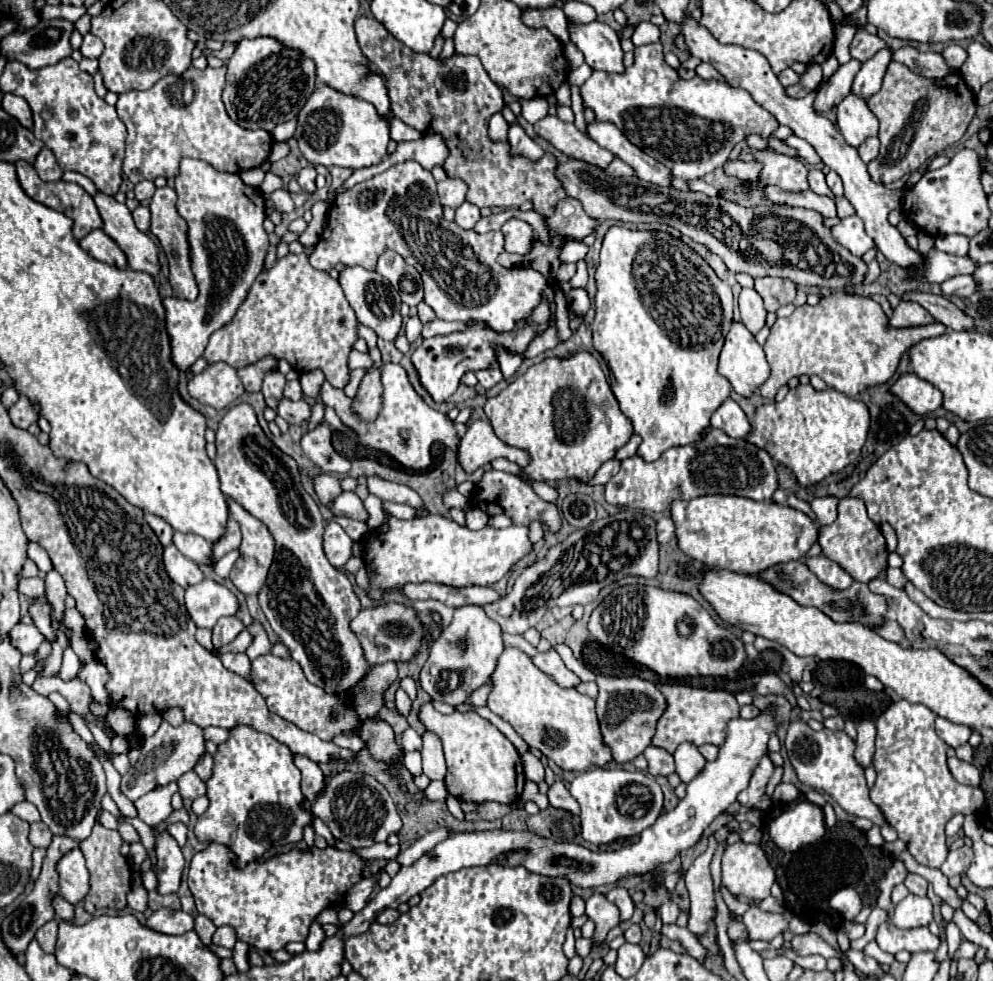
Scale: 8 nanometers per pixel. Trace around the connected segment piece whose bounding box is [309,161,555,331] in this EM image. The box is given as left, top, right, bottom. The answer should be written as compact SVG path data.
M417 161L397 163L397 165L389 167L385 173L379 173L379 175L375 175L373 179L363 181L363 183L357 183L353 189L341 193L341 195L335 199L335 203L331 205L331 209L329 209L327 225L325 225L325 229L323 229L323 233L321 233L319 243L315 245L313 253L309 255L309 263L311 263L315 269L319 269L319 271L331 271L331 269L333 269L335 265L339 265L339 263L343 263L343 265L361 265L361 267L365 267L365 269L369 269L369 271L375 271L379 255L381 255L383 251L387 251L387 249L399 253L399 255L405 259L405 263L413 265L413 267L421 273L423 285L425 285L425 303L435 311L437 319L445 319L445 321L471 321L471 319L473 319L473 321L483 321L483 323L487 323L487 325L489 325L491 329L495 329L495 331L511 331L519 319L525 319L525 317L531 313L531 309L533 309L535 305L539 305L541 293L547 293L547 297L549 297L549 301L551 301L551 307L555 309L555 303L553 303L553 287L549 285L549 281L547 281L541 273L535 273L533 269L517 269L517 267L505 269L505 267L501 267L501 265L495 261L497 255L503 251L503 233L499 233L499 231L489 231L489 233L485 233L485 235L479 235L479 233L475 233L475 231L465 231L465 229L461 229L457 223L449 223L447 219L443 219L441 203L439 203L439 197L437 197L435 179L433 179L431 171L423 169Z

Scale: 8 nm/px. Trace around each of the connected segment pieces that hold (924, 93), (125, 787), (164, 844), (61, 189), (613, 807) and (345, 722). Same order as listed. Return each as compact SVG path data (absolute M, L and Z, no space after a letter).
M891 61L887 65L881 91L867 99L867 107L879 119L881 141L879 157L867 167L873 181L887 185L901 179L905 173L921 169L927 159L957 143L975 117L977 103L973 91L967 87L959 71L949 73L943 79L929 79Z
M162 720L159 731L145 739L141 755L137 763L123 775L121 779L121 791L127 799L137 801L139 797L147 795L155 787L163 787L171 781L177 781L183 773L191 771L193 765L199 761L201 753L205 751L205 739L203 739L203 729L193 725L193 723L183 723L179 727L171 727L166 720Z
M167 829L157 831L157 879L159 893L177 893L185 859L177 841L167 833Z
M15 161L15 169L17 169L17 179L19 179L19 185L23 187L23 191L37 203L43 203L59 213L65 213L67 217L71 217L75 221L75 227L73 227L73 235L77 239L83 239L85 235L89 235L91 231L95 229L101 229L103 227L103 219L97 211L97 205L93 201L93 197L87 197L87 191L75 183L67 183L67 181L55 181L55 183L47 183L43 179L39 179L39 175L35 173L33 165L27 163L27 161Z
M589 769L579 773L573 781L571 781L571 795L577 799L577 803L581 805L581 829L583 829L583 839L595 845L605 845L611 843L615 839L621 837L635 837L639 835L643 829L651 827L655 823L655 819L659 817L661 809L663 809L663 791L657 785L657 781L653 777L649 777L643 771L625 771L625 769Z
M261 655L251 661L249 681L265 697L267 707L275 715L291 721L303 731L315 733L323 741L331 741L335 735L355 735L367 719L375 719L379 715L381 707L385 705L385 693L389 685L397 681L397 665L391 661L383 665L371 665L365 677L355 687L337 695L325 693L323 687L309 683L299 663L283 661L275 655Z

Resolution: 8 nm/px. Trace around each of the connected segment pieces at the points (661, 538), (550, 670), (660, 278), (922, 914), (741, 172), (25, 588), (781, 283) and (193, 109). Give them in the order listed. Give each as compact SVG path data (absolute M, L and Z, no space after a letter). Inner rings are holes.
M657 517L657 541L667 543L675 537L675 527L669 517Z
M553 647L549 651L545 651L545 653L537 653L531 659L543 673L553 677L561 687L575 687L579 683L579 677L565 667L565 663L561 661L559 653Z
M613 225L603 239L595 281L595 321L591 325L593 347L615 375L617 383L613 383L611 389L621 411L631 419L635 433L643 439L637 453L645 461L657 461L669 447L699 441L699 433L709 427L711 413L729 397L731 387L739 395L749 397L763 385L763 381L767 381L769 363L763 347L741 321L731 325L731 287L723 283L705 259L681 239L671 237L665 231L637 231Z
M909 893L895 907L893 925L899 929L913 929L913 927L929 925L931 921L933 921L933 905L929 897L915 897Z
M729 159L729 161L725 161L723 171L725 171L725 175L735 175L739 179L751 179L751 177L755 177L755 173L759 173L759 165L747 165L743 161Z
M33 577L33 579L21 579L19 581L19 593L27 595L27 597L35 597L35 595L41 595L45 593L45 585L39 577Z
M761 277L755 279L755 291L761 293L767 311L777 311L779 307L793 303L795 299L795 283L781 277Z
M189 67L183 75L167 75L159 79L151 89L147 91L129 91L119 95L119 101L115 103L119 119L127 127L127 149L123 159L123 173L131 183L139 181L155 181L157 177L177 177L179 163L183 157L193 157L209 163L221 173L241 173L245 169L259 167L263 161L267 161L271 153L271 135L263 129L249 131L239 127L225 111L221 93L225 89L225 67L213 69L207 67L203 71Z

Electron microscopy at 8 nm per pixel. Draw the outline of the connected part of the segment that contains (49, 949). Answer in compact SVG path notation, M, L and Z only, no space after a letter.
M53 919L43 925L43 927L40 927L39 931L37 931L37 935L35 935L37 941L39 941L39 945L43 947L45 953L54 954L55 952L58 925L59 921Z

